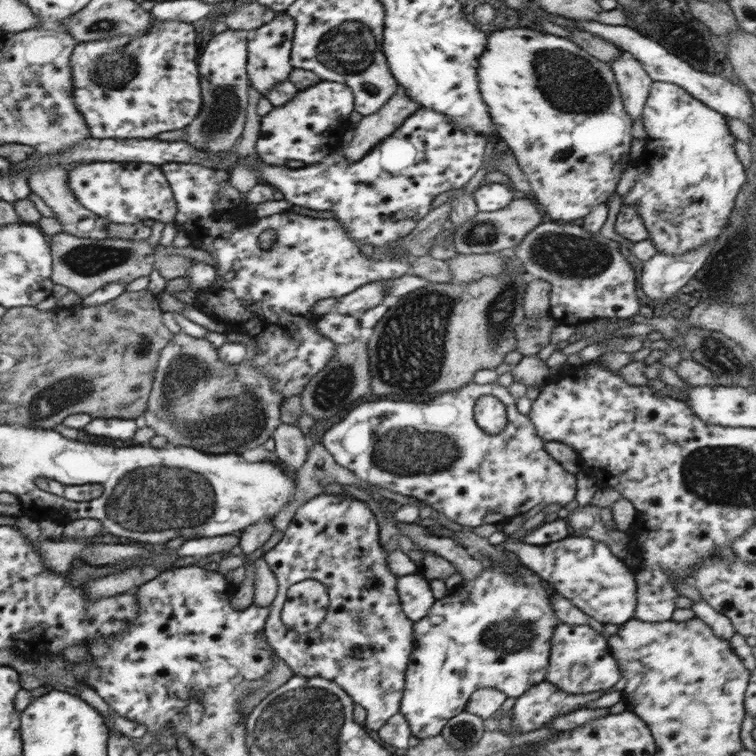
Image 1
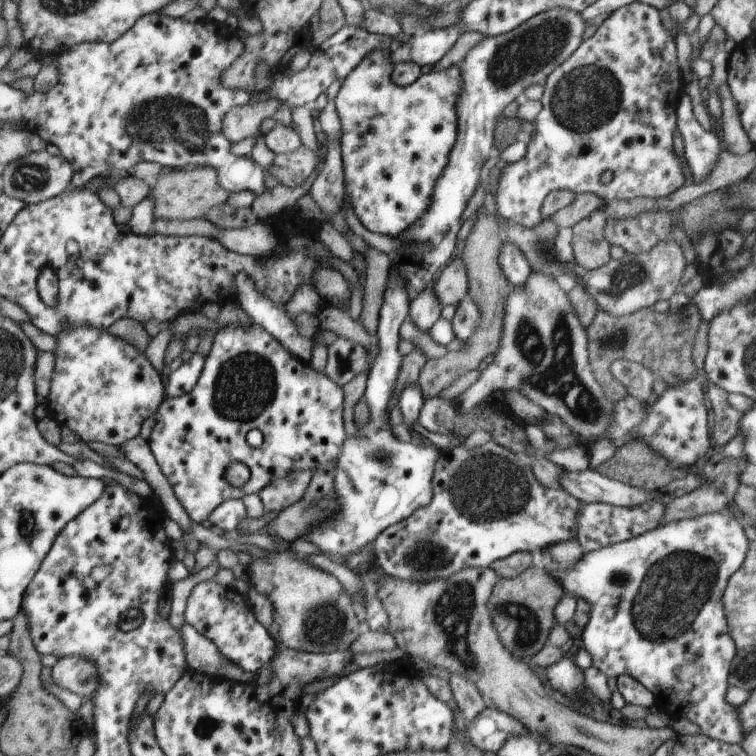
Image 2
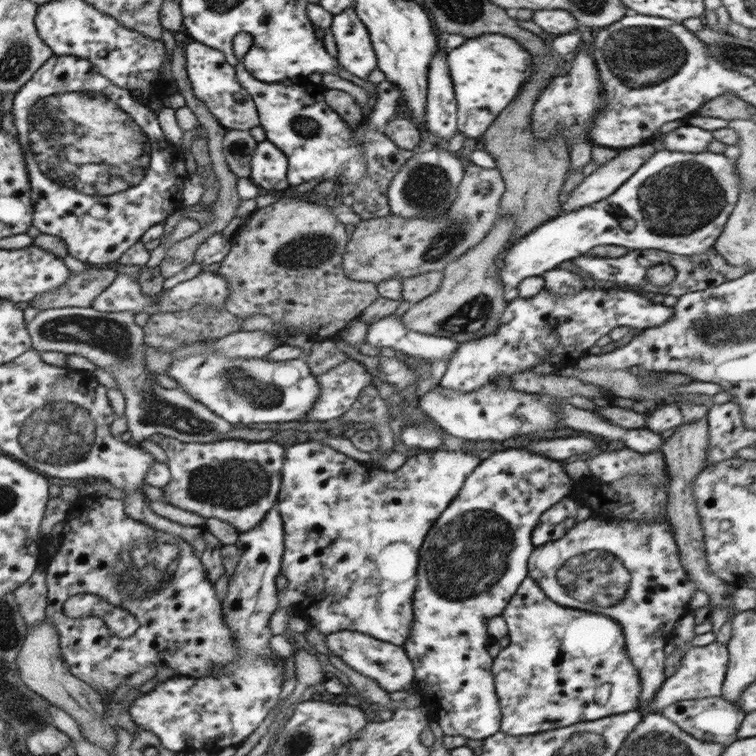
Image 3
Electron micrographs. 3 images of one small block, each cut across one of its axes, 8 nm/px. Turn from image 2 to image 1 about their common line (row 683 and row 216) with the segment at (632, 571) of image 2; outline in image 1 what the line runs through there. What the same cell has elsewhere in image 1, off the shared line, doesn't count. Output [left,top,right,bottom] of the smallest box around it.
[622,81,746,254]

